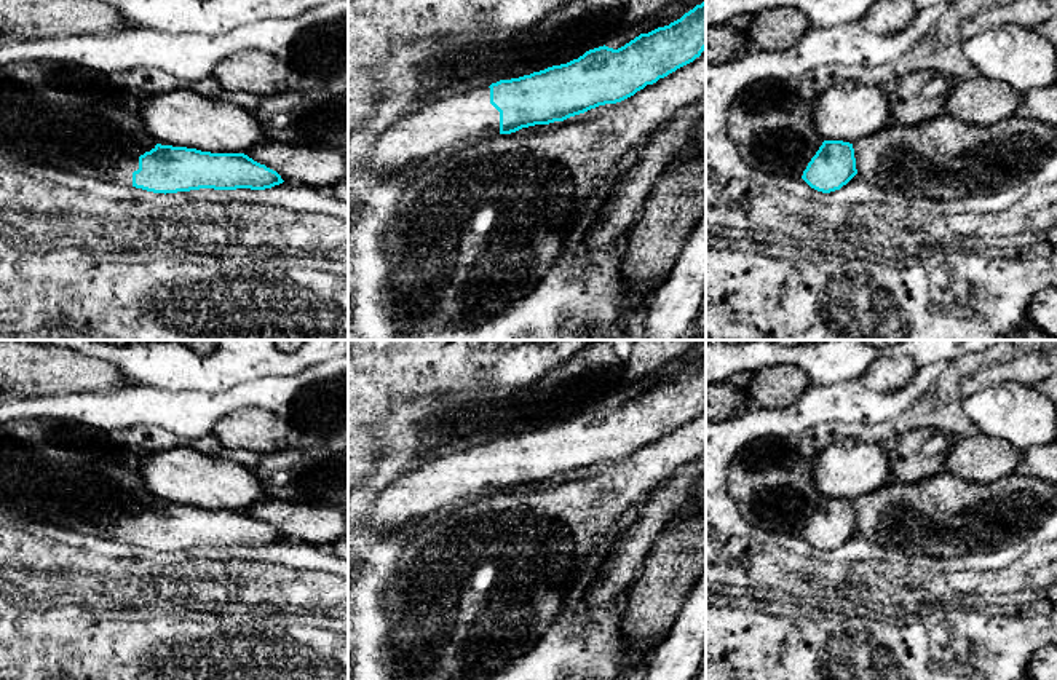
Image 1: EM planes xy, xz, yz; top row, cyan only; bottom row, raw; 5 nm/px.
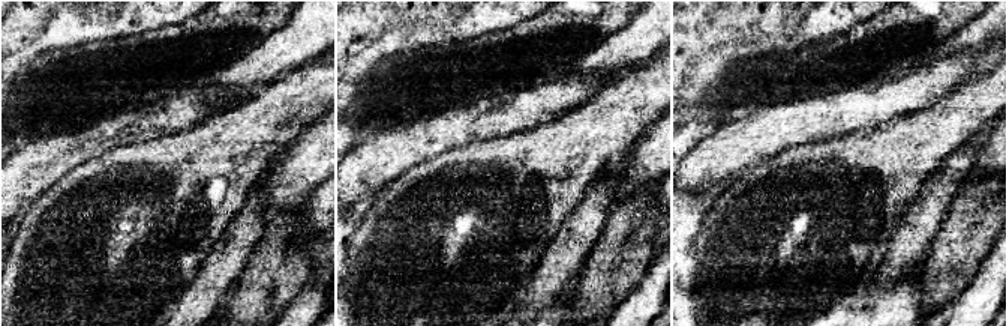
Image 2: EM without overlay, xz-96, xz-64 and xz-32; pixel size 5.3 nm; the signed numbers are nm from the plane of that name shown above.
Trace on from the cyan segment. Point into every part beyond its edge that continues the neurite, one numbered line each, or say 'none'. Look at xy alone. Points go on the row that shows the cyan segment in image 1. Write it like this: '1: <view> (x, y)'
1: xy (122, 171)

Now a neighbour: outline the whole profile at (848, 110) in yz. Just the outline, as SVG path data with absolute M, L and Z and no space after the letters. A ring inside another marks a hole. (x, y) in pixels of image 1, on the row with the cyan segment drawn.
M840 81L816 97L813 118L824 140L854 144L891 123L888 93L881 86Z

